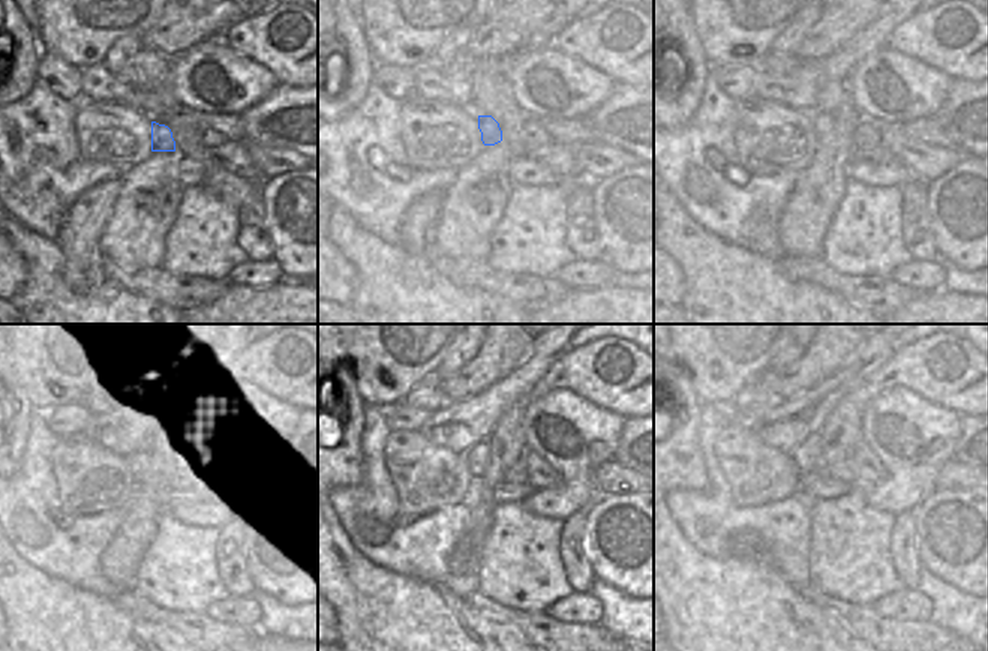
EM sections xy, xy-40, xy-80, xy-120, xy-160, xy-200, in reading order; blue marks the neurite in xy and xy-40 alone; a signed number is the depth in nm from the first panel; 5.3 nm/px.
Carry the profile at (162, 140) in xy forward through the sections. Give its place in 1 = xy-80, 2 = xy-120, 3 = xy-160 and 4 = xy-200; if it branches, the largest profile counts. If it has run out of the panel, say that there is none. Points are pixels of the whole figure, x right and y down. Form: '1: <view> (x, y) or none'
1: xy-80 (822, 122)
2: xy-120 (140, 461)
3: xy-160 (476, 458)
4: xy-200 (807, 455)

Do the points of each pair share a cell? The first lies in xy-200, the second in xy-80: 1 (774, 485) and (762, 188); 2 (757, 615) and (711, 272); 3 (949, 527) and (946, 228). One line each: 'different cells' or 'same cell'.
1: different cells
2: same cell
3: same cell

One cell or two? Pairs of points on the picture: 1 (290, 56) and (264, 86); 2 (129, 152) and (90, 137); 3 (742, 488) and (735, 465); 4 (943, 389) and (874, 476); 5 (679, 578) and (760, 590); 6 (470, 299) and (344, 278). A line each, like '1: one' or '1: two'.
1: two
2: one
3: one
4: two
5: one
6: two

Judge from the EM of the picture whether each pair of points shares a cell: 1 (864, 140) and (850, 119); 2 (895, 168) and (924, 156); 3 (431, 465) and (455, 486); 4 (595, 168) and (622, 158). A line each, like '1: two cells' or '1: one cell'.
1: one cell
2: two cells
3: one cell
4: one cell

